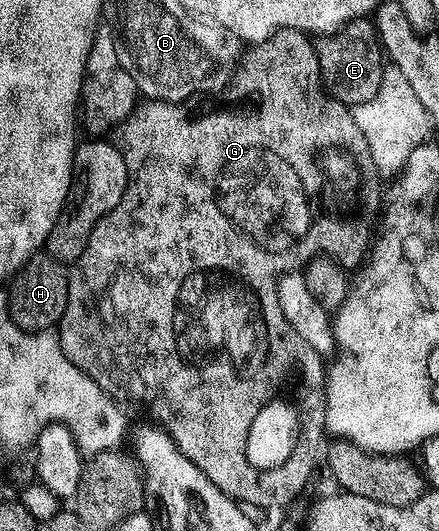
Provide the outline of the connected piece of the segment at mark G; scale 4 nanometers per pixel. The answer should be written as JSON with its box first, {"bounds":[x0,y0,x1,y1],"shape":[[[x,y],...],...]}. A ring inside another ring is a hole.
{"bounds":[58,28,382,510],"shape":[[[286,28],[286,29],[285,29],[285,30],[276,30],[276,31],[274,31],[274,32],[273,32],[273,34],[272,34],[272,35],[271,35],[271,36],[269,36],[269,37],[268,37],[268,38],[267,38],[267,39],[266,39],[266,40],[262,40],[262,41],[261,41],[261,42],[257,42],[257,43],[255,43],[255,44],[252,44],[252,45],[249,45],[249,46],[248,46],[248,47],[247,47],[247,49],[245,49],[245,50],[244,50],[244,51],[243,51],[243,54],[242,54],[242,57],[241,57],[241,59],[240,59],[240,61],[239,61],[239,63],[238,63],[238,65],[237,65],[237,68],[236,68],[236,71],[234,71],[234,73],[233,73],[233,74],[232,74],[232,79],[231,79],[231,80],[230,80],[230,81],[228,81],[228,85],[227,85],[227,86],[225,86],[225,87],[224,87],[224,89],[223,89],[223,90],[221,90],[221,91],[219,91],[219,94],[218,94],[218,97],[217,97],[217,98],[220,98],[220,99],[218,99],[218,100],[217,100],[217,102],[204,102],[204,101],[208,101],[208,100],[201,100],[201,99],[200,99],[200,98],[199,98],[199,97],[195,97],[195,98],[186,98],[186,99],[184,99],[184,101],[182,101],[182,102],[162,102],[162,101],[159,101],[159,100],[144,100],[144,101],[141,101],[141,102],[140,102],[140,103],[139,103],[139,105],[137,105],[137,107],[136,107],[136,109],[134,109],[134,110],[132,110],[132,111],[131,111],[131,112],[130,112],[130,114],[129,114],[129,115],[128,115],[128,116],[126,116],[126,118],[125,118],[125,119],[124,119],[124,121],[123,121],[123,122],[121,122],[121,123],[120,123],[120,124],[119,124],[119,126],[118,126],[118,129],[117,129],[117,130],[116,130],[116,131],[115,131],[115,134],[114,134],[114,141],[115,141],[115,143],[116,143],[116,145],[117,145],[117,146],[119,146],[119,147],[120,147],[120,151],[121,151],[121,152],[122,152],[122,156],[123,156],[123,157],[124,157],[124,159],[125,159],[125,160],[126,160],[126,168],[127,168],[127,169],[128,169],[128,183],[127,183],[127,184],[126,184],[126,192],[125,192],[125,193],[124,193],[124,195],[123,195],[123,196],[122,196],[122,200],[121,200],[121,201],[120,201],[120,202],[119,202],[119,204],[117,204],[117,205],[116,205],[116,207],[115,207],[115,208],[113,208],[113,210],[111,210],[111,212],[110,212],[110,213],[109,213],[109,214],[107,214],[107,215],[106,215],[106,216],[102,216],[102,220],[98,220],[98,224],[94,224],[94,228],[93,228],[93,229],[92,229],[92,231],[91,231],[91,232],[90,232],[90,240],[86,240],[86,248],[82,248],[82,256],[78,256],[78,257],[77,257],[77,258],[76,258],[76,260],[75,260],[75,262],[73,262],[73,263],[71,263],[71,266],[70,266],[70,269],[69,269],[69,270],[68,270],[68,291],[67,291],[67,292],[66,292],[66,312],[62,312],[62,316],[61,316],[61,317],[60,317],[60,320],[59,320],[59,323],[58,323],[58,337],[59,337],[59,339],[60,339],[60,347],[61,347],[61,348],[62,348],[62,352],[66,352],[66,356],[67,356],[67,357],[68,357],[68,358],[69,358],[69,360],[71,360],[71,361],[72,361],[72,362],[73,362],[73,364],[74,364],[74,365],[76,365],[76,367],[78,367],[78,368],[79,368],[79,369],[80,369],[80,370],[81,370],[81,371],[82,371],[82,372],[86,372],[86,373],[87,373],[87,374],[91,374],[91,375],[92,375],[92,377],[93,377],[93,378],[95,378],[95,379],[97,379],[97,380],[99,380],[99,381],[100,381],[100,382],[101,382],[101,383],[104,383],[104,384],[107,384],[107,385],[108,385],[108,386],[109,386],[109,387],[112,387],[112,386],[117,386],[117,388],[118,388],[118,389],[120,389],[120,390],[125,390],[125,392],[126,392],[126,393],[128,393],[128,394],[129,394],[129,396],[130,396],[130,397],[132,397],[132,398],[133,398],[133,400],[134,400],[134,401],[136,401],[136,402],[141,402],[141,404],[142,404],[142,405],[144,405],[144,406],[145,406],[145,408],[146,408],[146,409],[148,409],[148,410],[149,410],[149,412],[150,412],[150,413],[152,413],[152,418],[151,418],[151,421],[152,421],[152,422],[153,422],[153,423],[156,423],[156,424],[159,424],[159,425],[160,425],[160,426],[161,426],[161,427],[163,427],[163,429],[165,429],[165,430],[167,430],[167,431],[168,431],[168,435],[169,435],[169,436],[171,436],[171,438],[172,438],[172,439],[174,439],[174,440],[175,440],[175,442],[176,442],[176,445],[177,445],[177,446],[179,446],[179,447],[180,447],[180,449],[181,449],[181,450],[183,450],[183,451],[184,451],[184,453],[185,453],[185,454],[187,454],[187,455],[188,455],[188,457],[189,457],[189,458],[191,458],[191,459],[192,459],[192,462],[193,462],[193,463],[194,463],[194,464],[198,464],[198,468],[202,468],[202,472],[206,472],[206,476],[210,476],[210,480],[211,480],[211,481],[212,481],[212,482],[213,482],[213,483],[214,483],[214,484],[215,484],[215,485],[216,485],[216,486],[217,486],[217,487],[218,487],[218,489],[219,489],[219,490],[221,490],[221,491],[222,491],[222,492],[226,492],[226,493],[227,493],[227,494],[228,494],[228,495],[229,495],[229,496],[231,496],[231,498],[234,498],[234,499],[236,499],[236,501],[237,501],[237,502],[239,502],[239,503],[241,503],[241,504],[243,504],[243,505],[244,505],[244,506],[245,506],[245,507],[248,507],[248,508],[253,508],[253,507],[252,507],[252,506],[257,506],[257,508],[258,508],[258,509],[260,509],[260,510],[280,510],[280,509],[282,509],[282,508],[283,508],[283,506],[288,506],[288,505],[290,505],[290,504],[291,504],[291,502],[292,502],[292,501],[294,501],[294,500],[295,500],[295,498],[296,498],[296,497],[298,497],[298,496],[299,496],[299,494],[300,494],[300,493],[302,493],[302,492],[303,492],[303,490],[304,490],[304,489],[306,489],[306,488],[307,488],[307,486],[308,486],[308,477],[310,477],[310,476],[311,476],[311,474],[312,474],[312,469],[314,469],[314,468],[315,468],[315,466],[316,466],[316,457],[318,457],[318,456],[319,456],[319,454],[320,454],[320,437],[322,437],[322,436],[323,436],[323,437],[325,437],[325,434],[326,434],[326,427],[325,427],[325,425],[324,425],[324,383],[325,383],[325,381],[326,381],[326,362],[324,362],[324,361],[325,361],[325,359],[324,359],[324,358],[323,358],[323,357],[322,357],[322,356],[321,356],[321,354],[319,354],[319,353],[318,353],[318,352],[317,352],[317,350],[315,350],[315,349],[314,349],[314,348],[310,348],[310,344],[306,344],[306,340],[302,340],[302,336],[298,336],[298,332],[294,332],[294,328],[290,328],[290,320],[286,320],[286,316],[282,316],[282,308],[281,308],[281,307],[280,307],[280,305],[279,305],[279,304],[278,304],[278,288],[277,288],[277,287],[276,287],[276,280],[277,280],[277,278],[279,278],[279,277],[280,277],[280,275],[281,275],[281,274],[283,274],[283,272],[285,272],[285,271],[291,271],[291,270],[292,270],[292,269],[295,269],[295,268],[303,268],[303,267],[305,267],[305,266],[307,266],[307,264],[308,264],[308,262],[309,262],[309,260],[310,260],[310,259],[311,259],[311,258],[312,258],[312,257],[313,257],[313,256],[315,256],[315,255],[316,255],[316,254],[331,254],[331,255],[332,255],[332,257],[333,257],[333,258],[335,258],[335,259],[336,259],[336,261],[337,261],[337,262],[339,262],[339,263],[340,263],[340,265],[341,265],[341,266],[343,266],[343,267],[345,267],[345,268],[356,268],[356,267],[359,267],[359,266],[360,266],[360,265],[361,265],[361,263],[363,263],[363,262],[364,262],[364,261],[365,261],[365,258],[366,258],[366,255],[367,255],[367,254],[368,254],[368,253],[369,253],[369,250],[370,250],[370,243],[371,243],[371,242],[372,242],[372,241],[373,241],[373,238],[374,238],[374,231],[375,231],[375,230],[376,230],[376,229],[377,229],[377,226],[378,226],[378,215],[379,215],[379,214],[380,214],[380,213],[381,213],[381,210],[382,210],[382,186],[381,186],[381,190],[380,190],[380,182],[382,182],[382,176],[381,176],[381,175],[380,175],[380,173],[379,173],[379,172],[377,172],[377,171],[376,171],[376,165],[375,165],[375,164],[374,164],[374,156],[370,156],[370,144],[366,144],[366,136],[362,136],[362,128],[358,128],[358,124],[354,124],[354,116],[353,116],[353,115],[352,115],[352,111],[351,111],[351,109],[349,109],[349,107],[347,107],[347,106],[345,106],[345,105],[344,105],[344,103],[342,103],[342,102],[340,102],[340,101],[338,101],[338,100],[337,100],[337,99],[336,99],[336,98],[333,98],[333,97],[332,97],[332,95],[331,95],[331,94],[329,94],[329,93],[328,93],[328,91],[327,91],[327,90],[325,90],[325,88],[324,88],[324,81],[322,81],[322,80],[321,80],[321,78],[320,78],[320,65],[319,65],[319,64],[318,64],[318,56],[317,56],[317,55],[316,55],[316,48],[315,48],[315,45],[314,45],[314,42],[313,42],[313,39],[312,39],[312,38],[311,38],[311,37],[309,37],[309,35],[308,35],[308,34],[307,34],[307,33],[305,33],[305,31],[304,31],[304,30],[303,30],[303,29],[298,29],[298,30],[295,30],[295,29],[294,29],[294,28]],[[295,366],[297,366],[297,368],[298,368],[298,369],[300,369],[300,370],[301,370],[301,372],[302,372],[302,373],[304,373],[304,390],[305,390],[305,392],[306,392],[306,393],[308,393],[308,394],[304,394],[304,395],[302,395],[302,396],[301,396],[301,398],[300,398],[300,402],[301,402],[301,404],[302,404],[302,405],[304,405],[304,406],[305,406],[305,408],[306,408],[306,409],[308,409],[308,410],[303,410],[303,409],[301,409],[301,410],[300,410],[300,411],[299,411],[299,430],[298,430],[298,432],[297,432],[297,442],[296,442],[296,443],[295,443],[295,444],[294,444],[294,448],[293,448],[293,451],[292,451],[292,452],[291,452],[291,454],[290,454],[290,458],[289,458],[289,459],[288,459],[288,460],[286,460],[286,462],[285,462],[285,463],[284,463],[284,464],[282,464],[282,466],[281,466],[281,467],[276,467],[276,468],[270,468],[270,469],[269,469],[269,470],[259,470],[259,469],[258,469],[258,468],[256,468],[256,467],[255,467],[255,466],[254,466],[254,465],[252,465],[252,464],[250,464],[250,460],[248,460],[248,459],[247,459],[247,437],[248,437],[248,436],[249,436],[249,435],[250,435],[250,426],[251,426],[251,424],[252,424],[252,423],[253,423],[253,422],[254,422],[254,418],[255,418],[255,416],[256,416],[256,415],[258,415],[258,412],[260,412],[260,411],[262,411],[262,408],[263,408],[263,406],[264,406],[264,405],[266,405],[266,404],[267,404],[267,403],[268,403],[268,402],[270,402],[270,401],[271,401],[271,400],[273,400],[273,399],[275,399],[275,398],[276,398],[276,397],[277,397],[277,395],[279,395],[279,394],[280,394],[280,393],[281,393],[281,392],[279,392],[279,390],[280,390],[280,385],[282,385],[282,384],[283,384],[283,382],[284,382],[284,381],[286,381],[286,380],[287,380],[287,378],[288,378],[288,373],[290,373],[290,372],[291,372],[291,370],[292,370],[292,369],[294,369],[294,368],[295,368]]]}

